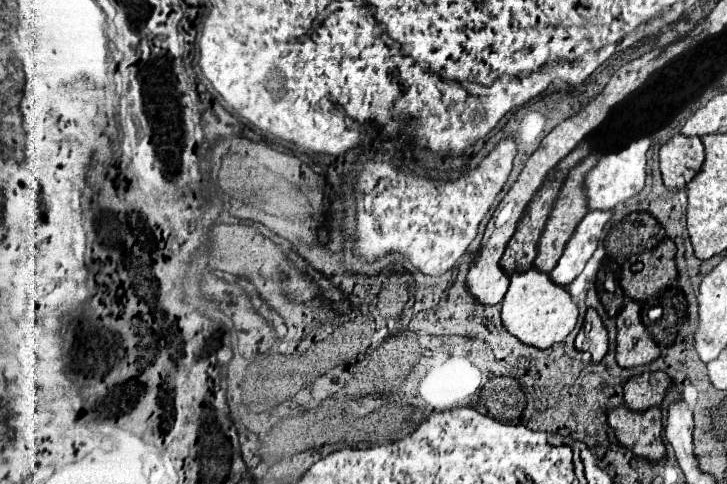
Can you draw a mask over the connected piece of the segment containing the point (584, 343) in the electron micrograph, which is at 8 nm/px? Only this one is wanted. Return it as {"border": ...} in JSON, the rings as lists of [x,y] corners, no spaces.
{"border":[[[588,308],[584,324],[576,336],[576,350],[590,352],[592,362],[600,362],[608,352],[608,332],[594,308]]]}

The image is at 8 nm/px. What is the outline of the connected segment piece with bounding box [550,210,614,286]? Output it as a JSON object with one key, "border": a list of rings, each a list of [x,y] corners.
{"border":[[[592,210],[584,216],[584,220],[578,224],[576,232],[568,240],[566,250],[558,260],[556,268],[550,272],[550,278],[556,280],[556,284],[568,286],[584,270],[586,262],[596,250],[596,242],[600,240],[606,222],[612,216],[614,210]]]}

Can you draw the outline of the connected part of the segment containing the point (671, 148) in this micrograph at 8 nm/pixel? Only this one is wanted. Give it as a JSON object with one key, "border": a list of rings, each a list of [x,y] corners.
{"border":[[[674,136],[660,148],[660,170],[666,188],[684,188],[704,164],[704,144],[700,138]]]}

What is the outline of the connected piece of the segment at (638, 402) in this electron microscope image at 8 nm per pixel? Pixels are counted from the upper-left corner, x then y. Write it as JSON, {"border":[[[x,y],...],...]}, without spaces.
{"border":[[[656,372],[648,378],[644,376],[630,378],[624,384],[624,404],[634,412],[648,410],[650,406],[662,406],[668,386],[670,384],[666,384],[664,372]]]}

